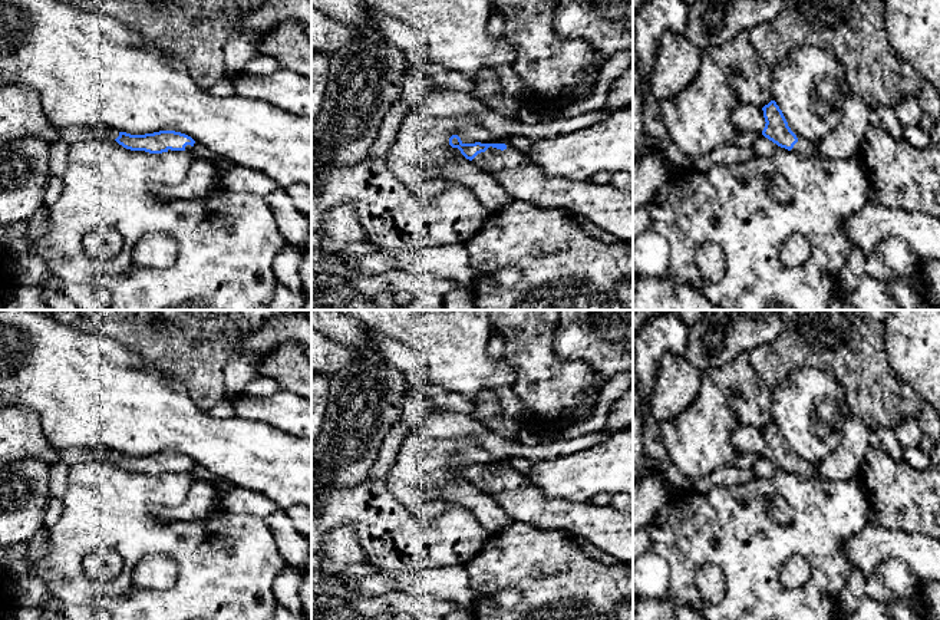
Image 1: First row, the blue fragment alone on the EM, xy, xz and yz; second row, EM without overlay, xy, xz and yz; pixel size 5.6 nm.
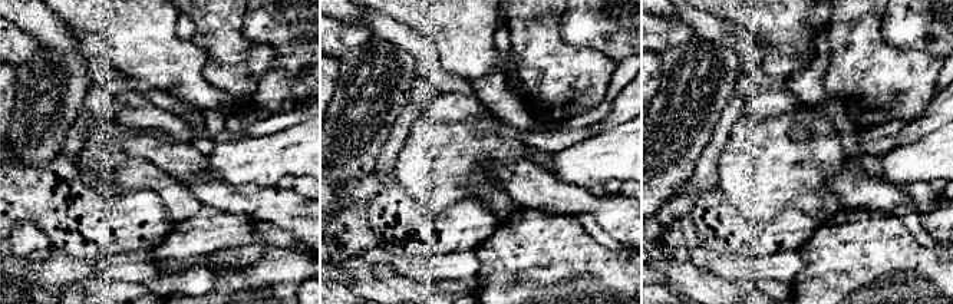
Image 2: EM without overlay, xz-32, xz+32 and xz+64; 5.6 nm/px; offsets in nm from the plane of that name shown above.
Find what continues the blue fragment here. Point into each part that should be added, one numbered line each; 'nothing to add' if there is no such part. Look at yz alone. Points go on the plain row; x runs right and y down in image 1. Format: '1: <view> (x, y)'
1: yz (804, 468)

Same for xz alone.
1: xz (606, 528)

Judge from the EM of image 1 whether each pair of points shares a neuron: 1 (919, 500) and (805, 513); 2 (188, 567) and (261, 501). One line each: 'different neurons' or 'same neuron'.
1: different neurons
2: different neurons

